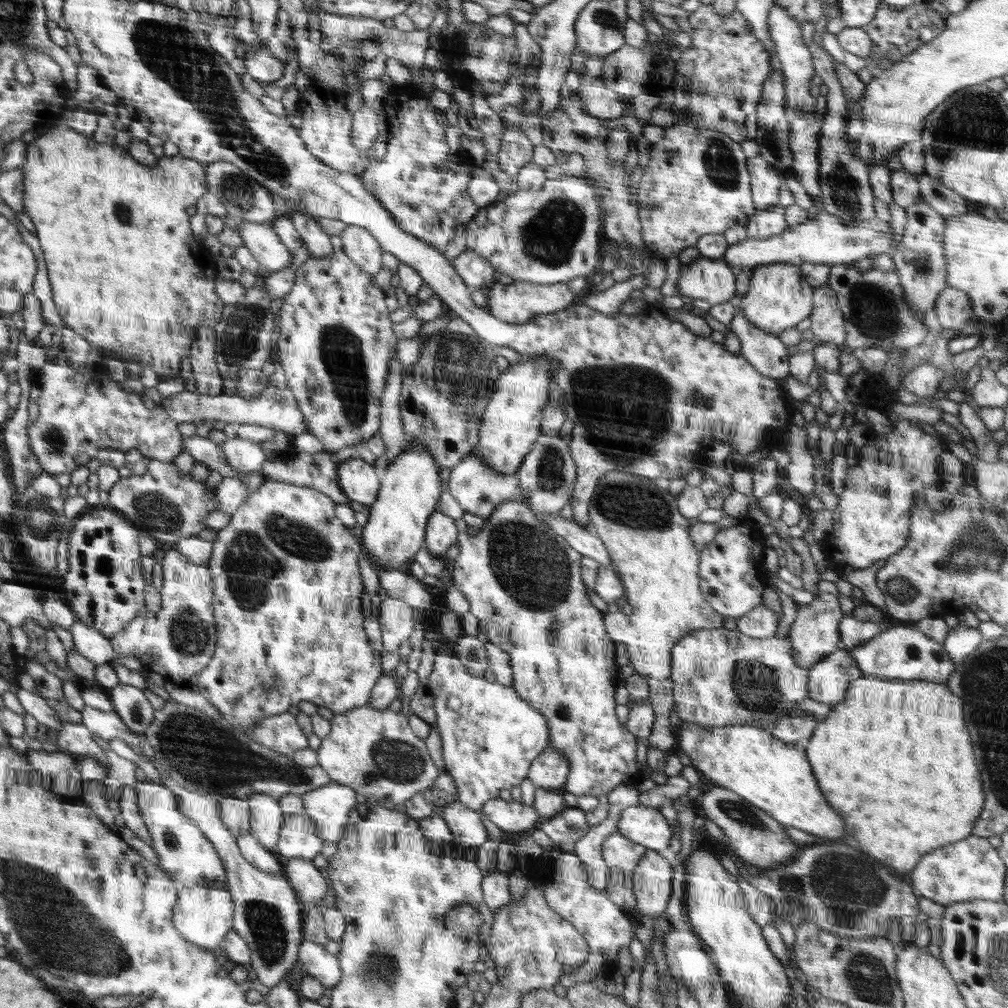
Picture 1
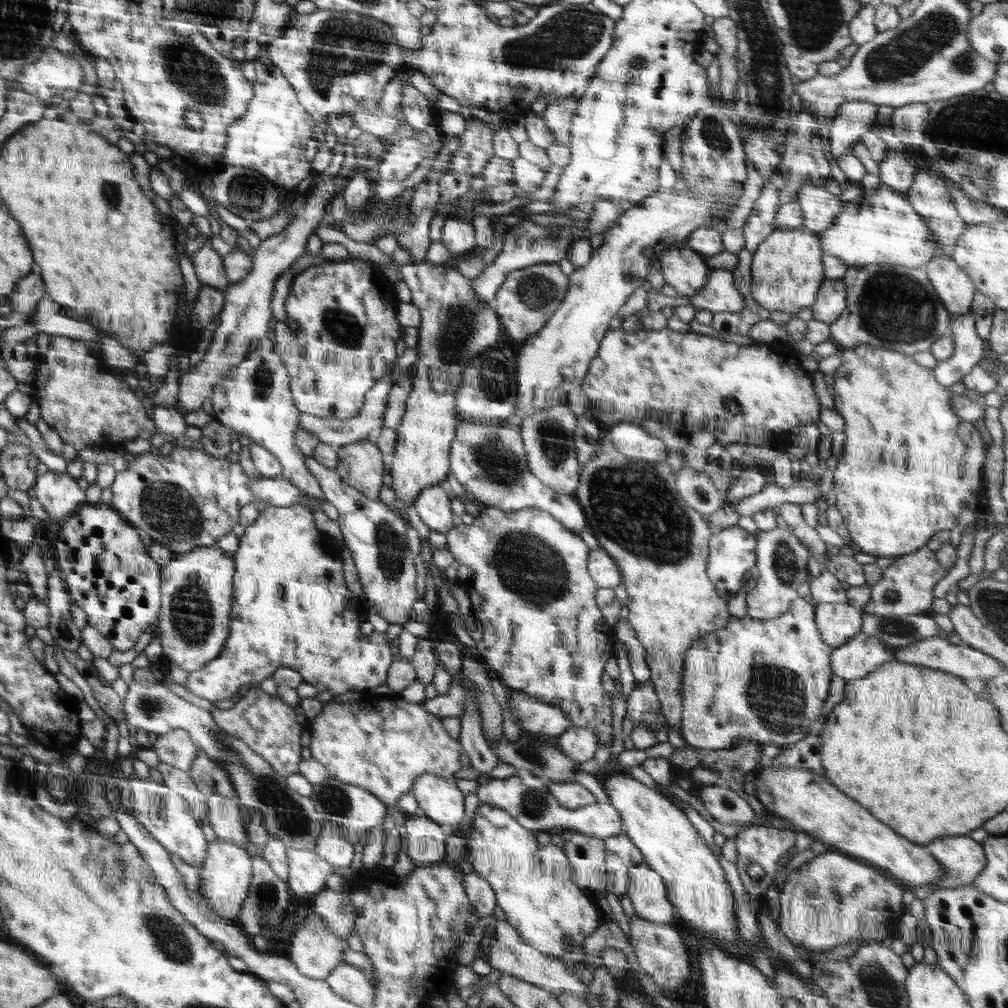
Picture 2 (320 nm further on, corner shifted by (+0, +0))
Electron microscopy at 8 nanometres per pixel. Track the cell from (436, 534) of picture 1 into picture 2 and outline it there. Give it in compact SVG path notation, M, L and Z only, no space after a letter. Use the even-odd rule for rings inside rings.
M438 484L420 492L413 505L420 520L429 526L430 530L446 534L454 526L450 500L450 494Z

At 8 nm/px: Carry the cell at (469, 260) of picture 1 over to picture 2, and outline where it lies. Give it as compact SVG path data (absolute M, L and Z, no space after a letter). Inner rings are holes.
M457 218L447 219L442 226L441 242L452 256L477 250L473 226Z

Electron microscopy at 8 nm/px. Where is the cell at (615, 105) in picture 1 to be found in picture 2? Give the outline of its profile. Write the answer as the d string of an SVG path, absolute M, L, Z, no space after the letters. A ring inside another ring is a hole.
M574 97L562 98L549 104L542 112L542 120L552 131L556 143L569 144L571 141L571 122L575 115L577 100Z

